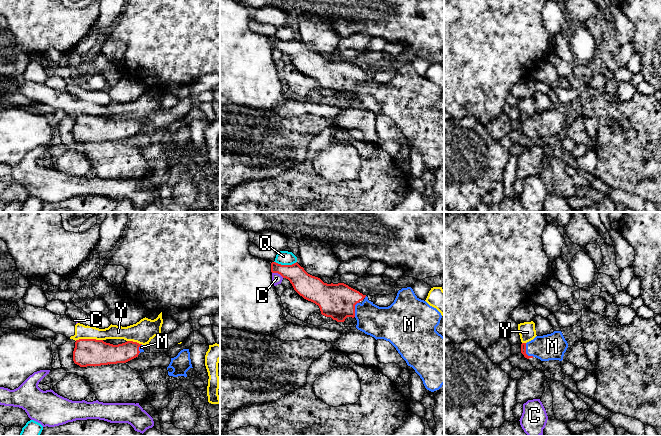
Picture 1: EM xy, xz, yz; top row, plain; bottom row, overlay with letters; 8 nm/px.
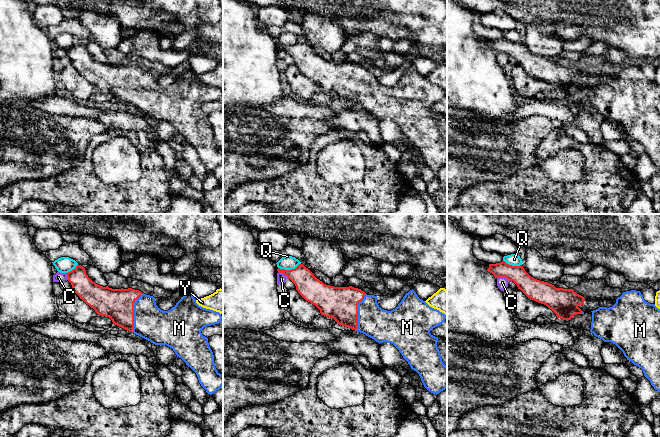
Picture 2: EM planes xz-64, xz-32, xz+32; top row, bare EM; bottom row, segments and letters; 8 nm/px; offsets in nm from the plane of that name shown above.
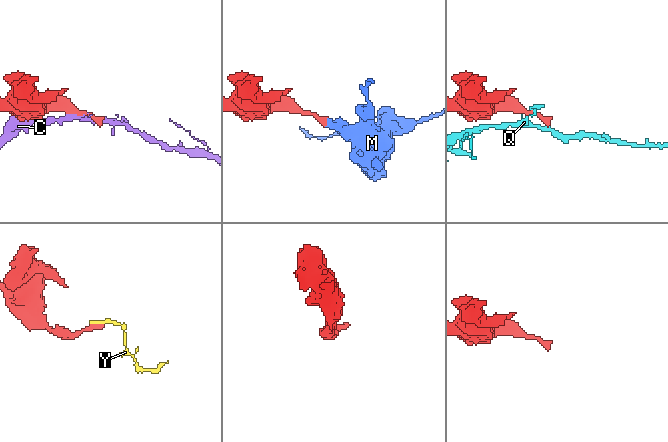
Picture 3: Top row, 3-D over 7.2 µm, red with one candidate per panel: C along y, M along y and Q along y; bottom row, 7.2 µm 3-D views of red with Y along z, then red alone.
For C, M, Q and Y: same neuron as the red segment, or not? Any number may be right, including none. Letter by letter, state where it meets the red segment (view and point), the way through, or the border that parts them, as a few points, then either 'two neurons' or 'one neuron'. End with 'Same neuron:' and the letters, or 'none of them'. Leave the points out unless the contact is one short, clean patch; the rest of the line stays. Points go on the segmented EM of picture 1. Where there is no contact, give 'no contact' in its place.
C: contact xz (278, 273); two neurons
M: contact yz (525, 352); one neuron
Q: contact xz (285, 265); border xz (274, 261), (280, 264), (293, 264), (296, 262); two neurons
Y: contact xy (88, 339); border xy (102, 339), (75, 340); two neurons
Same neuron: M

